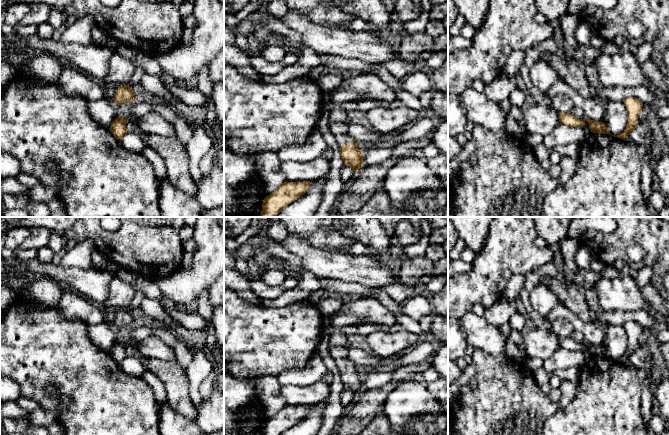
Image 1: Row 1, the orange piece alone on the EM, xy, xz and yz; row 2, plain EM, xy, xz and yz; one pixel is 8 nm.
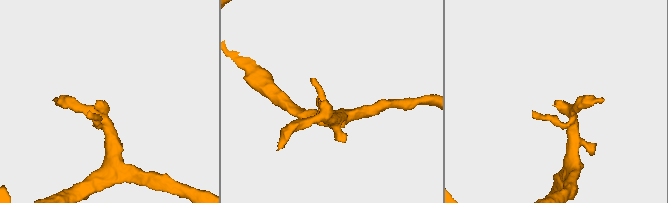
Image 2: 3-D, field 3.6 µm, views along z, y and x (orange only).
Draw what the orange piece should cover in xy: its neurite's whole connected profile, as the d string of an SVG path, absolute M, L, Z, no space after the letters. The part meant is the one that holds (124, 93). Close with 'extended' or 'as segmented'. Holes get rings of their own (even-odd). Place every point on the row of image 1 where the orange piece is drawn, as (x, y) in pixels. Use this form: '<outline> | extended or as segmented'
M116 86L116 94L113 98L114 103L118 105L121 110L127 110L130 104L136 99L136 96L130 86Z | extended

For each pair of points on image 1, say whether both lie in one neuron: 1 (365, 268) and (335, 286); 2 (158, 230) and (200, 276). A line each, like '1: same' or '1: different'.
1: different
2: different

